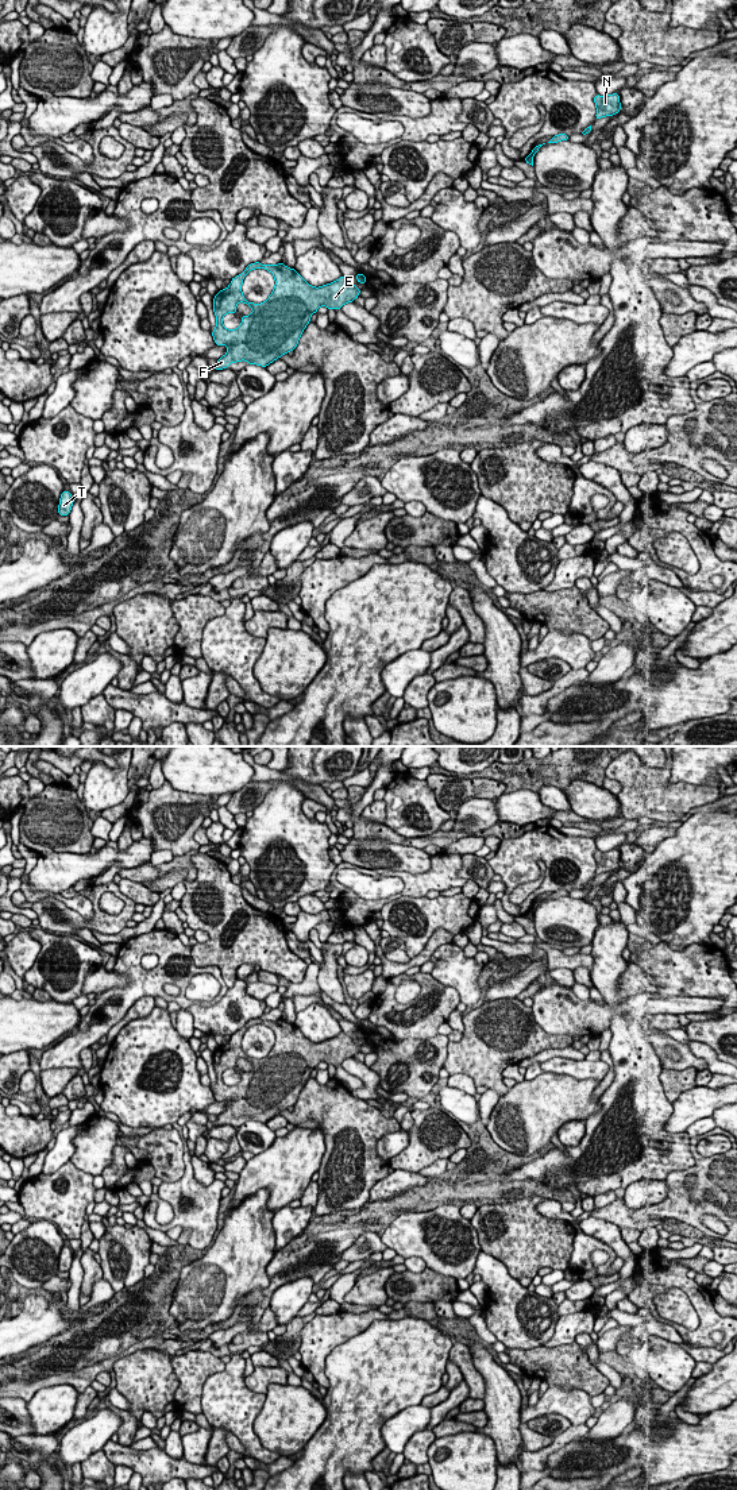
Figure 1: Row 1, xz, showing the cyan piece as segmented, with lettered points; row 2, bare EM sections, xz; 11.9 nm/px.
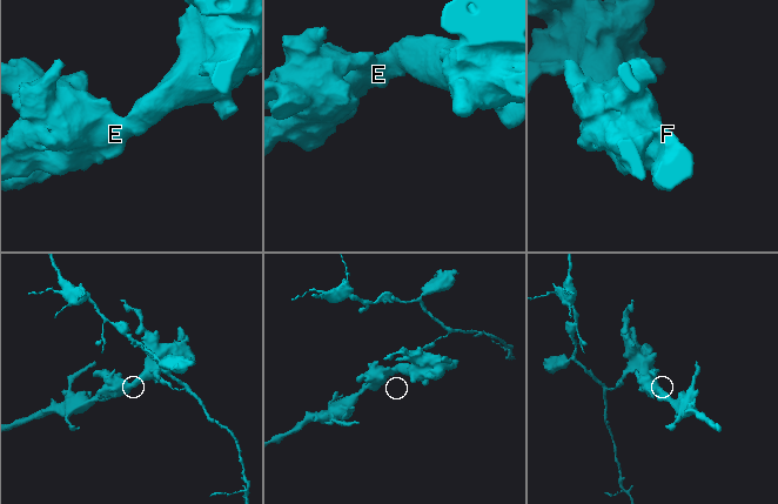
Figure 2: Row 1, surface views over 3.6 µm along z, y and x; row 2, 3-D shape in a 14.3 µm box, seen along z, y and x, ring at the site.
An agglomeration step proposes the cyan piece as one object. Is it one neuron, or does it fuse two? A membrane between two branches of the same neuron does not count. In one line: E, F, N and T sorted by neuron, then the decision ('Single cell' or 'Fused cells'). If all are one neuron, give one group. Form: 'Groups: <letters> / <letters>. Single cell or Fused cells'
Groups: E F T / N. Fused cells

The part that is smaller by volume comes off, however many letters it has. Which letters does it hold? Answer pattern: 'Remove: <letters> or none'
Remove: N

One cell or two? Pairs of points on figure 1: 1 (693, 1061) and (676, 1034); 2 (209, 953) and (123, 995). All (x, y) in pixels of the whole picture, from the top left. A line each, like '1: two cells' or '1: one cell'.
1: two cells
2: two cells

